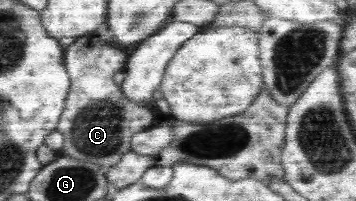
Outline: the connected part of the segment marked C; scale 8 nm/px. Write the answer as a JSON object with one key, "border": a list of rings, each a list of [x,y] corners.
{"border":[[[91,34],[76,37],[66,48],[66,68],[73,87],[59,119],[58,129],[64,136],[60,154],[79,162],[99,164],[101,169],[106,170],[115,166],[123,154],[131,151],[134,135],[153,126],[159,113],[152,103],[135,103],[115,84],[113,76],[124,70],[123,66],[131,57],[123,47]]]}

